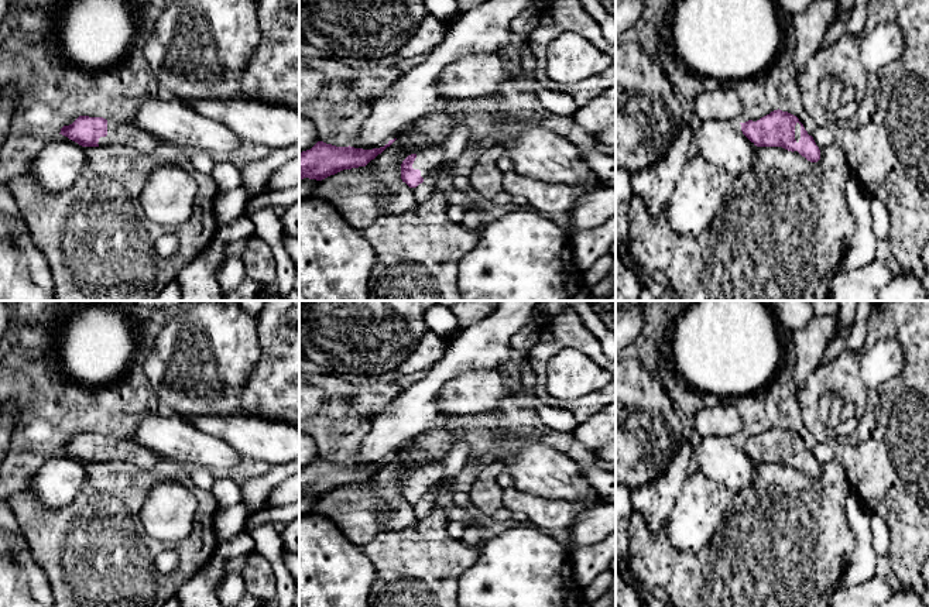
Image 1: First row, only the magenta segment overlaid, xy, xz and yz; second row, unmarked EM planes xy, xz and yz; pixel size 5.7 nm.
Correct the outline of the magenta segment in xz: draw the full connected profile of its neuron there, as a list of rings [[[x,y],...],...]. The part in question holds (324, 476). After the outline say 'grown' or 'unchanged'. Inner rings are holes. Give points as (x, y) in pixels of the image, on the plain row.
[[[390,456],[384,463],[363,466],[354,463],[336,463],[318,457],[311,466],[299,469],[299,495],[309,494],[322,497],[343,486],[366,483],[371,476],[381,470],[394,457]]] | unchanged

